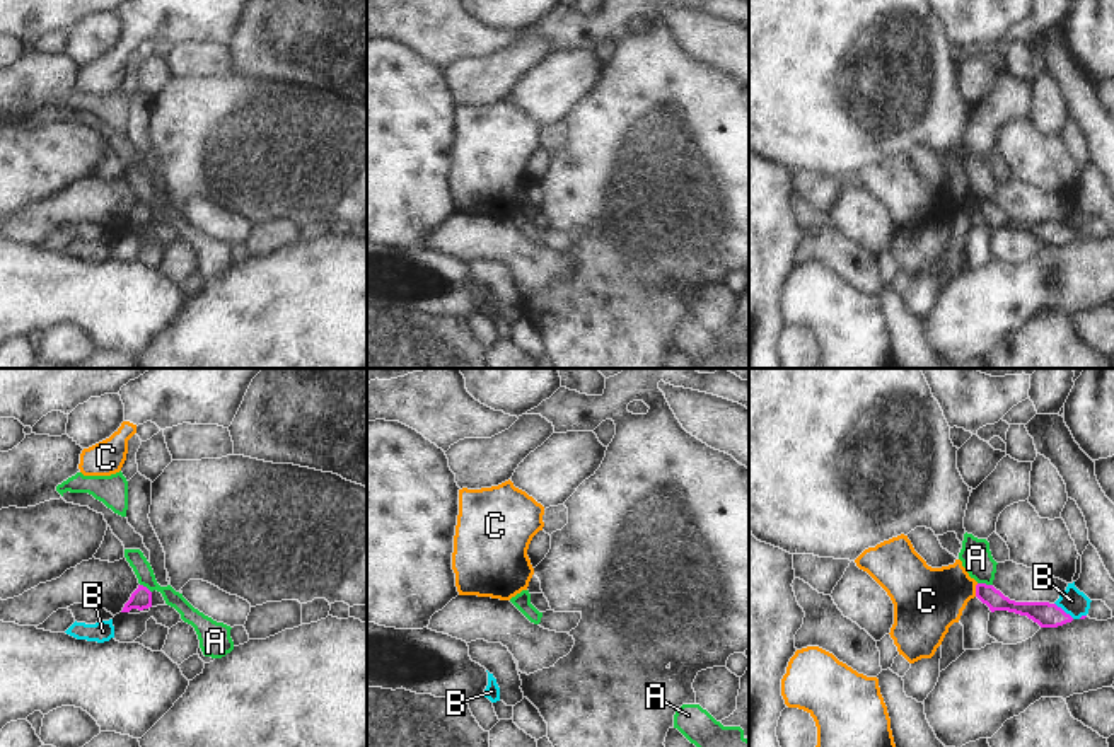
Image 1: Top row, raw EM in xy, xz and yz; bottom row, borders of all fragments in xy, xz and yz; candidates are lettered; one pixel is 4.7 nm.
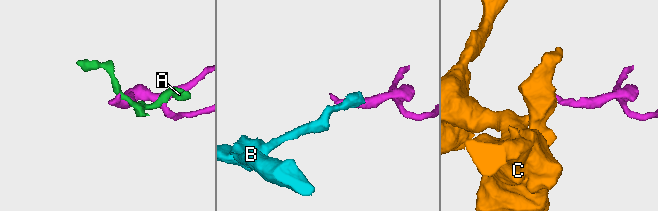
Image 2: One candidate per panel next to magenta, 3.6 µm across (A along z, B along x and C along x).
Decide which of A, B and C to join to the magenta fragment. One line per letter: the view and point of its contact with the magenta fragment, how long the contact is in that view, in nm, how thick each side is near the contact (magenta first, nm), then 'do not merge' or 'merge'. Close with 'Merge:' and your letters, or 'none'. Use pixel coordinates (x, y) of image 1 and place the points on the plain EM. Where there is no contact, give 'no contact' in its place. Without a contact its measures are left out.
A: meets magenta in yz at (985, 202); contact 70 nm long; 90 nm thick on the magenta side, 150 nm on the other; do not merge
B: meets magenta in yz at (1063, 229); contact 120 nm long; 120 nm thick on the magenta side, 120 nm on the other; do not merge
C: meets magenta in yz at (976, 208); contact 70 nm long; 90 nm thick on the magenta side, 320 nm on the other; do not merge
Merge: none

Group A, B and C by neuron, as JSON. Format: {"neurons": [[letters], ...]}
{"neurons": [["A"], ["B"], ["C"]]}

